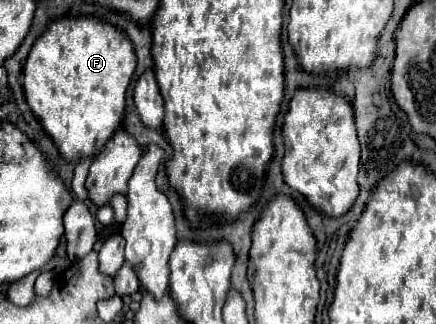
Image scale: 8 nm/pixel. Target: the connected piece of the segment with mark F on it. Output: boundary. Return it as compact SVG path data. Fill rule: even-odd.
M95 16L79 18L51 18L47 30L35 40L25 68L23 68L23 90L29 108L43 122L45 130L55 140L59 152L71 160L81 160L83 156L95 156L109 136L121 126L125 112L125 94L135 70L133 44L125 32L111 26Z

